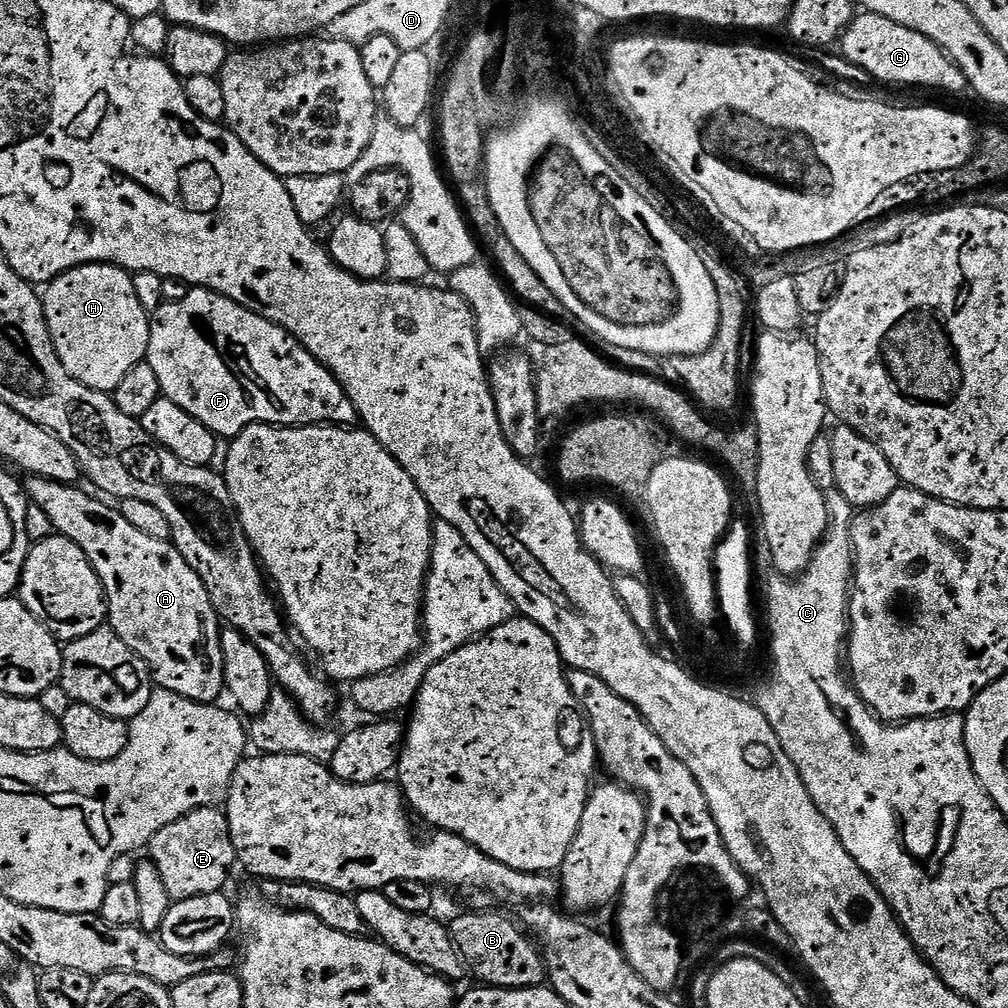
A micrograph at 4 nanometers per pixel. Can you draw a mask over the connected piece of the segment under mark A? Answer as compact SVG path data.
M31 475L23 481L23 486L31 503L50 514L53 529L75 542L86 554L104 585L104 594L108 601L107 623L116 631L118 638L122 638L122 642L130 646L130 650L134 650L146 661L155 683L163 691L173 692L196 704L216 704L219 696L224 696L226 692L224 654L220 641L222 621L216 615L216 608L202 578L198 578L186 558L182 558L175 543L142 534L138 526L130 526L119 507L111 508L110 505L87 496L80 486L59 484Z

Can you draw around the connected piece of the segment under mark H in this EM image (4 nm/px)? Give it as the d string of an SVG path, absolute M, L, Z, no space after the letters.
M115 264L71 268L43 289L42 299L54 350L78 382L112 394L134 366L145 363L152 329L150 316L134 294L132 276L123 268Z

